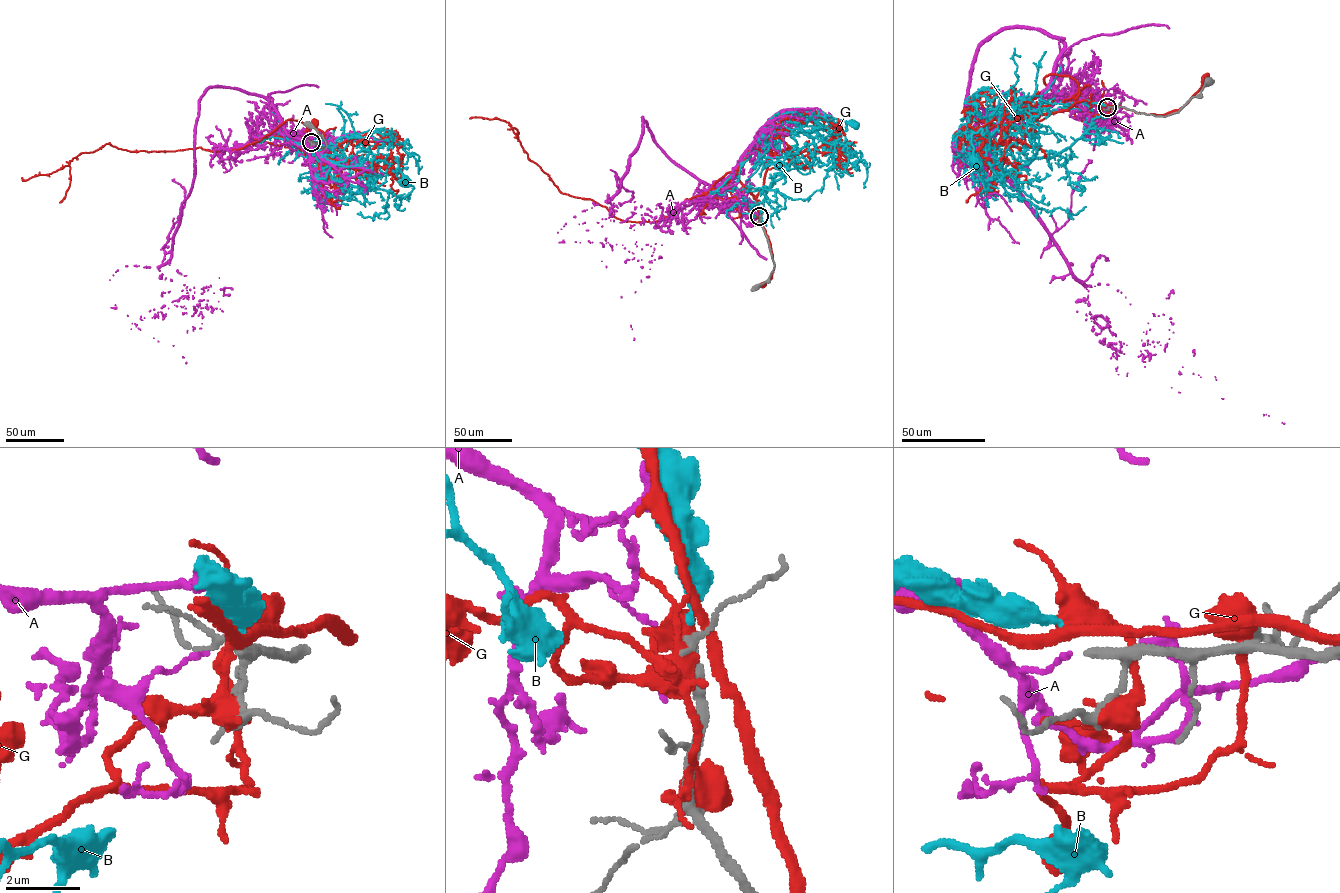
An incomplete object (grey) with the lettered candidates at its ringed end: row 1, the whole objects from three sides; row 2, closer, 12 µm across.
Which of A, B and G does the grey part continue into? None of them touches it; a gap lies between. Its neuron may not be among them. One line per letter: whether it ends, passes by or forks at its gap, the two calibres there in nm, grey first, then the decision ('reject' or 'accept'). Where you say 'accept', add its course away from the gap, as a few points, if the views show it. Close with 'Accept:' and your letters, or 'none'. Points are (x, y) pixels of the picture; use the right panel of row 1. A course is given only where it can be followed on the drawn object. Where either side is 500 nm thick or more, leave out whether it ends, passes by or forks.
A: it ends there; 240 nm thick on the grey side, 130 nm on the other; reject
B: it ends there; 240 nm thick on the grey side, 240 nm on the other; reject
G: it forks there; 240 nm thick on the grey side, 440 nm on the other; reject
Accept: none

